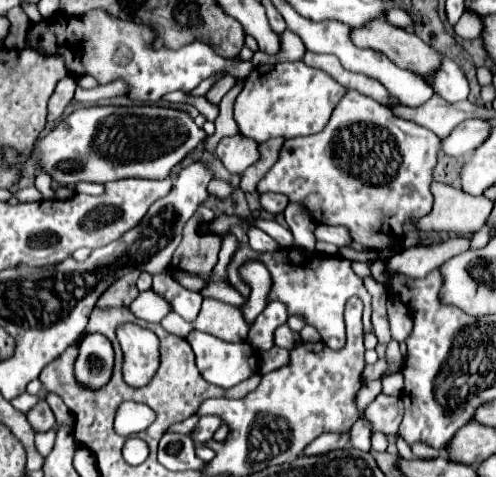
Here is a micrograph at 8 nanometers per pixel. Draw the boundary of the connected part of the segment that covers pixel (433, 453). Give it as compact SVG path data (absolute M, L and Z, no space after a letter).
M414 443L414 445L412 445L412 453L414 453L416 457L420 457L420 459L434 459L440 456L438 450L428 447L428 445L424 443L422 443L422 445L420 445L420 443L418 443L418 445Z

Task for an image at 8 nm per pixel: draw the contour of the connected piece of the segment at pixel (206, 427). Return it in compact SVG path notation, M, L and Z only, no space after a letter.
M208 415L208 417L200 417L198 419L198 425L192 429L192 433L190 433L190 439L194 441L194 443L206 443L206 441L210 441L212 439L212 435L214 435L214 431L220 427L220 419L218 417L214 417L214 415Z

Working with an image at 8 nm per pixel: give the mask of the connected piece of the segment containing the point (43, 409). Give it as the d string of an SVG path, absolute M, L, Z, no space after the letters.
M42 399L34 409L30 409L30 411L26 413L26 419L28 419L28 423L32 425L32 429L34 429L34 431L40 431L40 433L50 431L50 429L54 429L54 425L56 425L54 413L52 413L52 409L48 407L48 403L46 403L44 399Z

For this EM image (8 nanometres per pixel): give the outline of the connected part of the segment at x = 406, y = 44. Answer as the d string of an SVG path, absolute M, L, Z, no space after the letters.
M372 19L372 21L366 21L360 27L352 27L350 39L356 47L372 47L380 53L386 53L388 57L392 57L392 61L398 67L404 67L404 69L420 73L420 75L422 73L432 73L434 65L438 65L438 61L440 61L440 53L436 49L430 49L430 45L422 43L420 37L416 37L414 33L410 33L402 27L390 25L388 21L382 21L382 19Z

